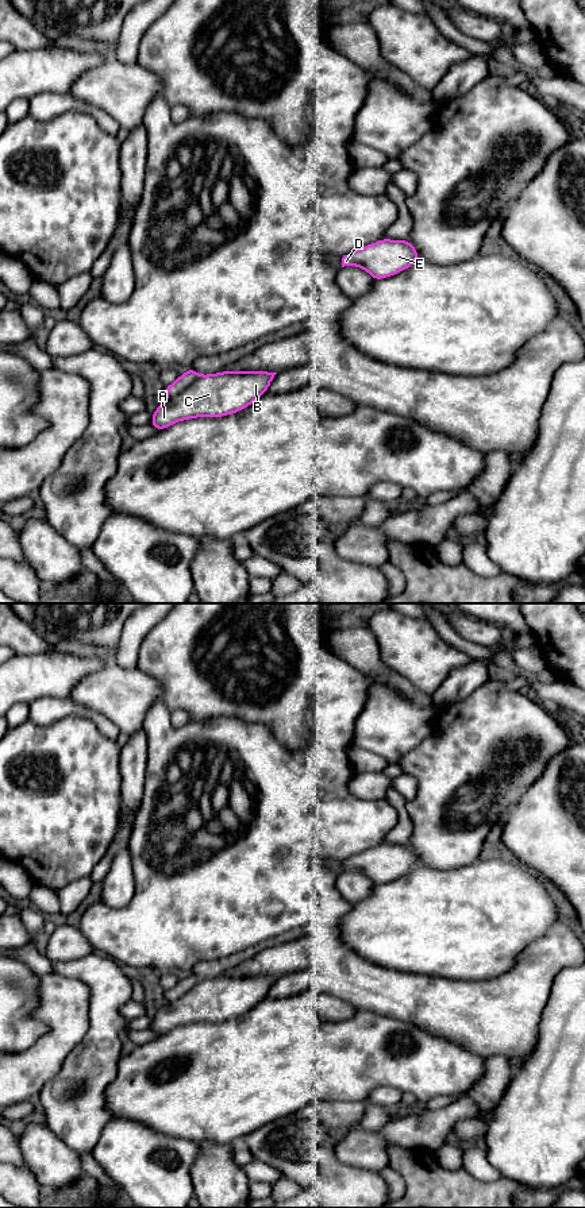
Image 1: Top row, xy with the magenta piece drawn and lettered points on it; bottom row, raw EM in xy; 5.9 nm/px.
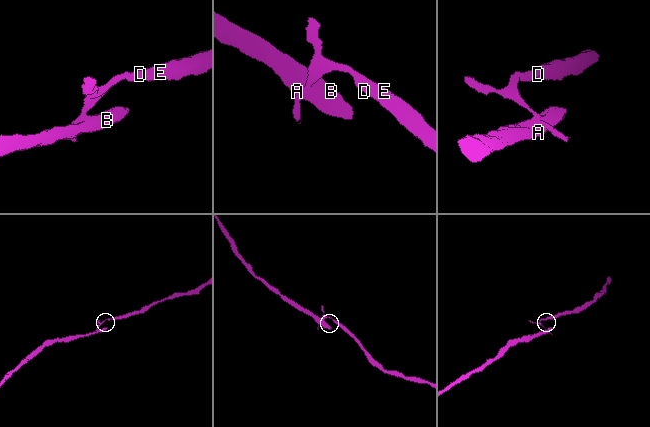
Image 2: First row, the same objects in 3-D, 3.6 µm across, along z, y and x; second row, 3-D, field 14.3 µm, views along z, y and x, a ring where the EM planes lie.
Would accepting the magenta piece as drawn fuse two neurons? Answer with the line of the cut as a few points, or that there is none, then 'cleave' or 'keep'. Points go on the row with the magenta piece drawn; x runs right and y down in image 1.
no cut | keep

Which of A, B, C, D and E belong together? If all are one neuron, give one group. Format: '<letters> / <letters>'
A B C D E

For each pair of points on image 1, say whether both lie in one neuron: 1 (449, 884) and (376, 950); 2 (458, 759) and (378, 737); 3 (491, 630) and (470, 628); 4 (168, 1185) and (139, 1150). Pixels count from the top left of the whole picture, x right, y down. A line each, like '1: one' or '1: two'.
1: one
2: two
3: one
4: one

